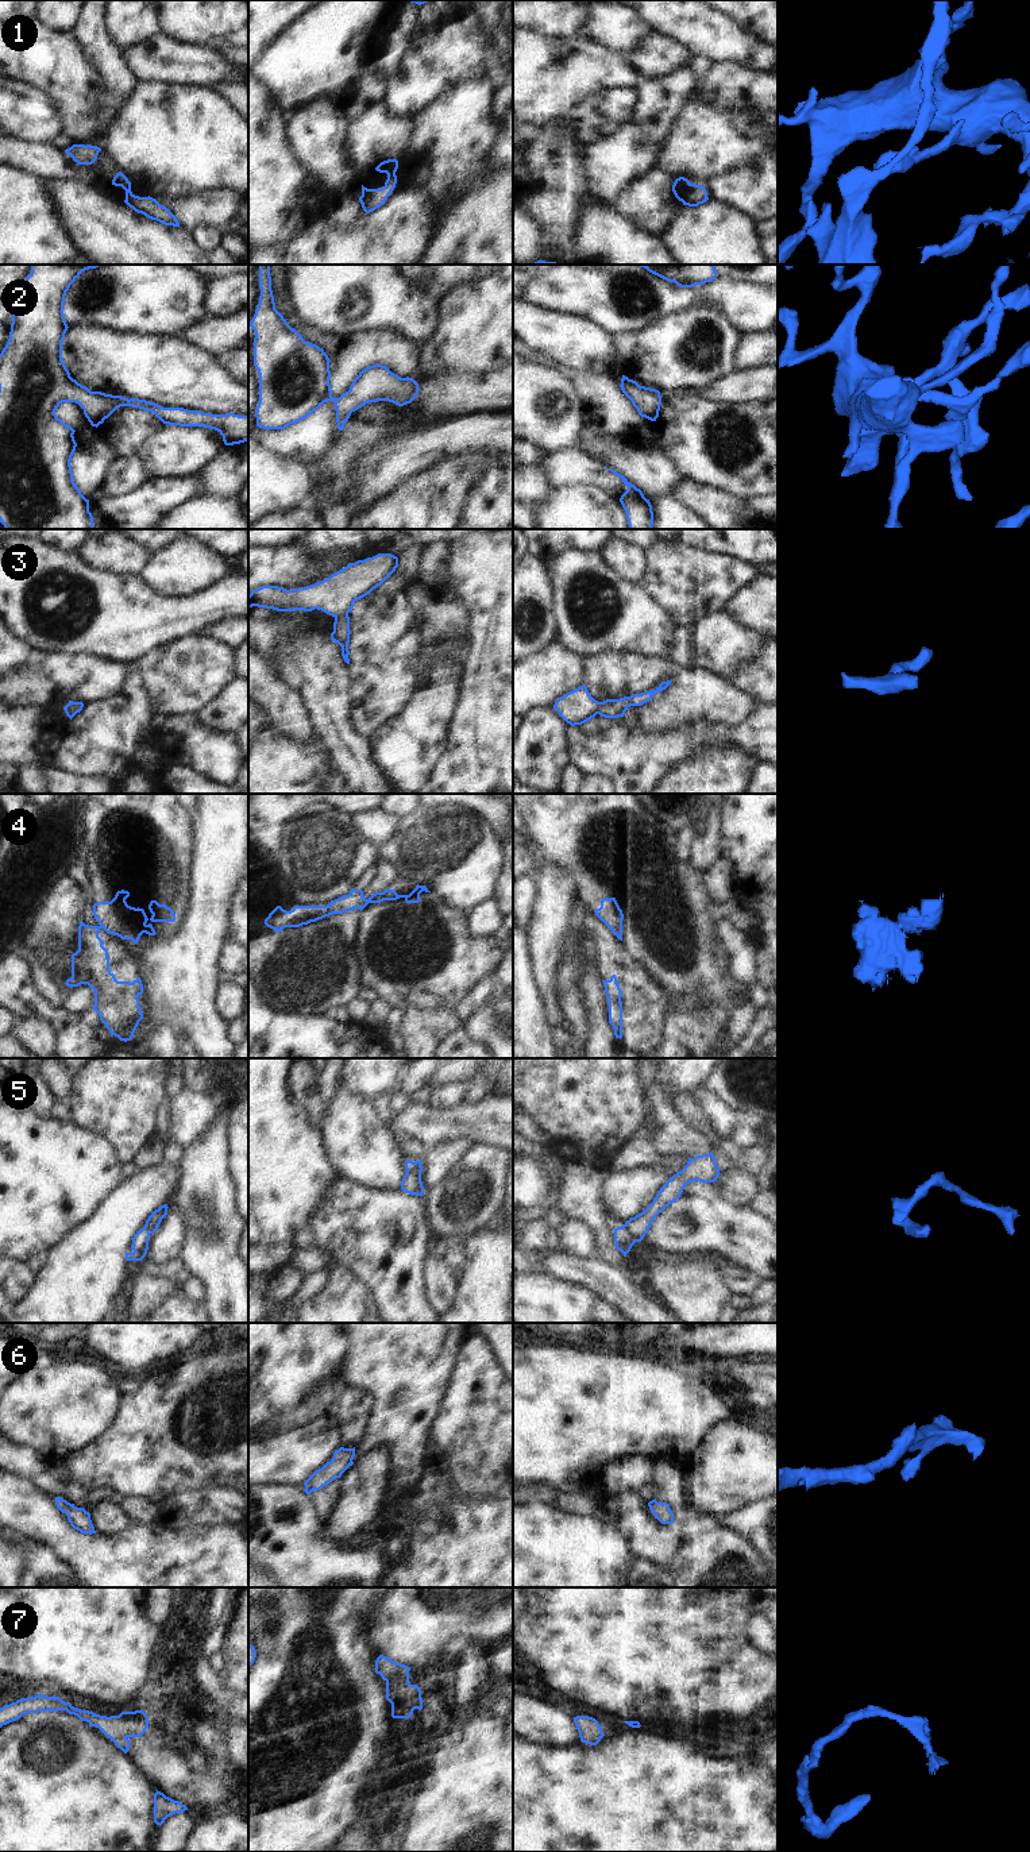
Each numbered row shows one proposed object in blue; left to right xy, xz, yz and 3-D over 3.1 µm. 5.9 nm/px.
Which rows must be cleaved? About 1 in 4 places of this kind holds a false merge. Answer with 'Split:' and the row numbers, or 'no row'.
Split: 4, 5.

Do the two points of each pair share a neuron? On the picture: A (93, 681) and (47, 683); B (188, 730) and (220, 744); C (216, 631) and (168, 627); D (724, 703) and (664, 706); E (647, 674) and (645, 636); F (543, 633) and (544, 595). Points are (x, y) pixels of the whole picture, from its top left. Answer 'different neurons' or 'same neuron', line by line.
A: same neuron
B: same neuron
C: different neurons
D: same neuron
E: different neurons
F: same neuron

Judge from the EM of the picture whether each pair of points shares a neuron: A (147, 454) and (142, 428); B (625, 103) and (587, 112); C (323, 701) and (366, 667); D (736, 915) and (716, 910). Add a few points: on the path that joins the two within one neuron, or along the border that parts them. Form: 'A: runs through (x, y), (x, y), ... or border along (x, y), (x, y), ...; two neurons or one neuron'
A: border along (162, 423), (141, 444), (135, 454); two neurons
B: runs through (616, 104), (595, 105); one neuron
C: border along (348, 664), (348, 672), (354, 681), (353, 710); two neurons
D: runs through (730, 910), (721, 910); one neuron

